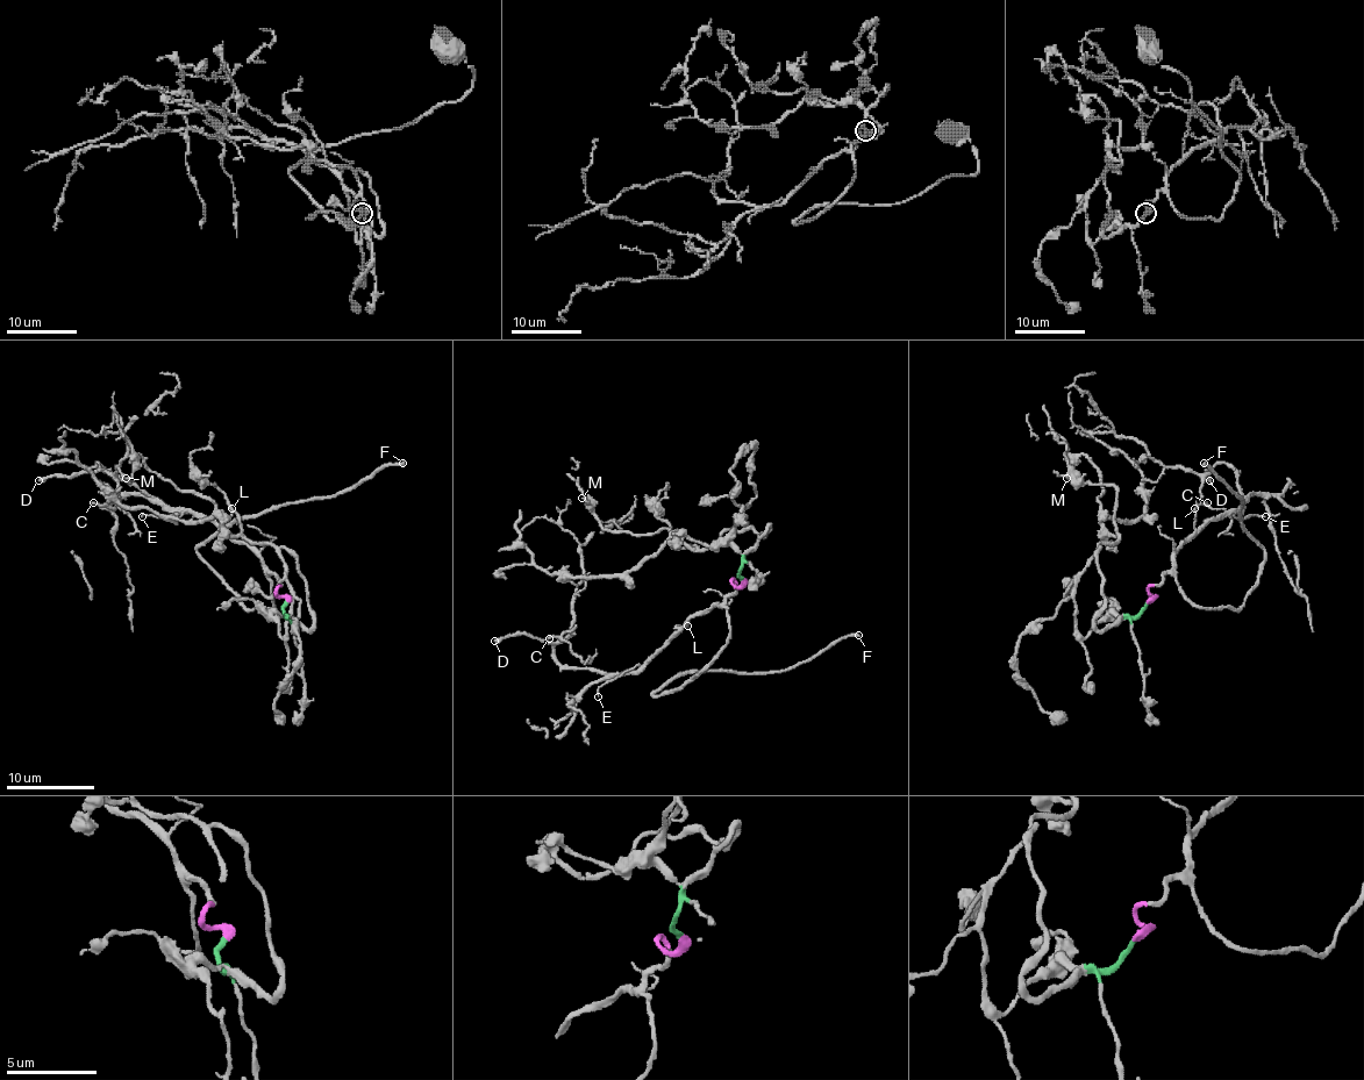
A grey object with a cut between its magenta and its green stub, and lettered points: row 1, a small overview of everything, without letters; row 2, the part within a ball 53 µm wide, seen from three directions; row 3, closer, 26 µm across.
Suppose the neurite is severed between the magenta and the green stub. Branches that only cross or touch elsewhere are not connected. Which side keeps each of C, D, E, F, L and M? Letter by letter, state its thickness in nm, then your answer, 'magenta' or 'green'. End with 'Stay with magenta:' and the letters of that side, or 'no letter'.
C: 150 nm thick; magenta
D: 240 nm thick; magenta
E: 100 nm thick; magenta
F: 280 nm thick; magenta
L: 110 nm thick; magenta
M: 140 nm thick; green
Stay with magenta: C, D, E, F, L

